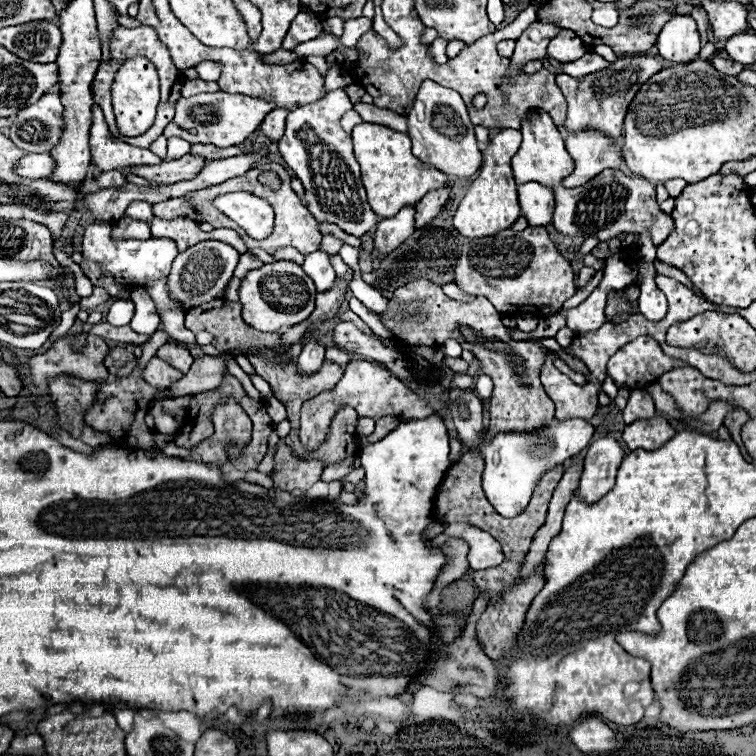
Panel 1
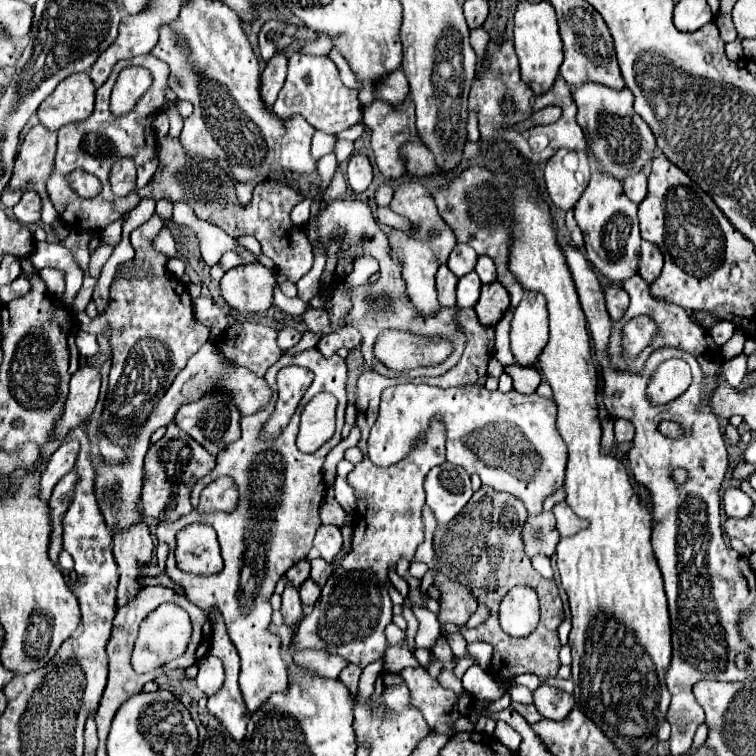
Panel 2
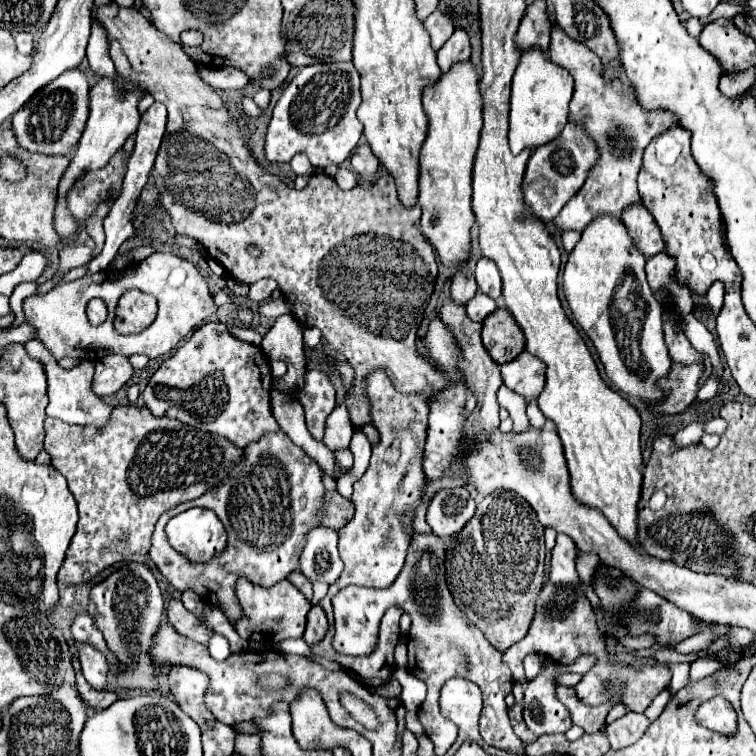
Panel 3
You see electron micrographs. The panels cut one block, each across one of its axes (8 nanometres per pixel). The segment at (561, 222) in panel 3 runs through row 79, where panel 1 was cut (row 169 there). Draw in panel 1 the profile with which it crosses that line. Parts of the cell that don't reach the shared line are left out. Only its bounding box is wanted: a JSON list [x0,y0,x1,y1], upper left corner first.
[560,130,632,188]

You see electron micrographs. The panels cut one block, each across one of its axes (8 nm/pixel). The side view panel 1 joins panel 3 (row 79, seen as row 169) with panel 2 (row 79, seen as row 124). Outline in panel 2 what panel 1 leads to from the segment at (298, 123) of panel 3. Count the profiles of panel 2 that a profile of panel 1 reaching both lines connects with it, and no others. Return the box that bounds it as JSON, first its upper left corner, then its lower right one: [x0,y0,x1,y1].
[274,54,362,134]

